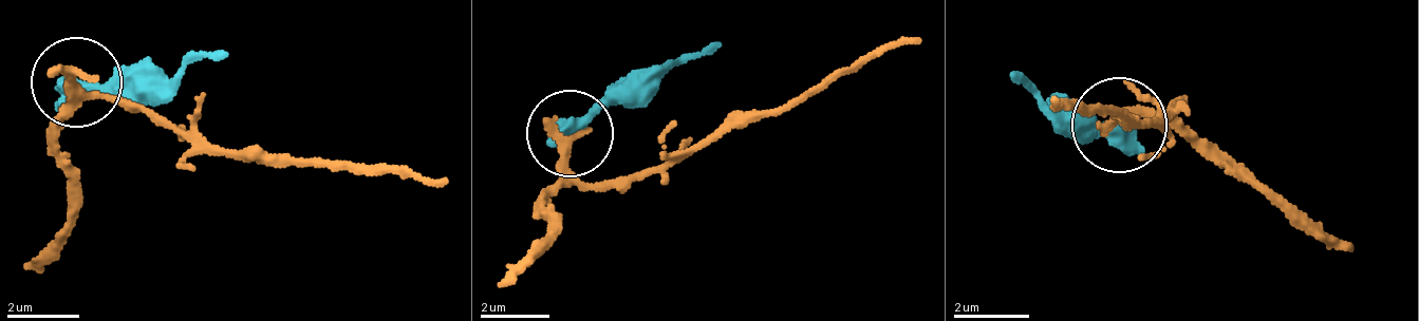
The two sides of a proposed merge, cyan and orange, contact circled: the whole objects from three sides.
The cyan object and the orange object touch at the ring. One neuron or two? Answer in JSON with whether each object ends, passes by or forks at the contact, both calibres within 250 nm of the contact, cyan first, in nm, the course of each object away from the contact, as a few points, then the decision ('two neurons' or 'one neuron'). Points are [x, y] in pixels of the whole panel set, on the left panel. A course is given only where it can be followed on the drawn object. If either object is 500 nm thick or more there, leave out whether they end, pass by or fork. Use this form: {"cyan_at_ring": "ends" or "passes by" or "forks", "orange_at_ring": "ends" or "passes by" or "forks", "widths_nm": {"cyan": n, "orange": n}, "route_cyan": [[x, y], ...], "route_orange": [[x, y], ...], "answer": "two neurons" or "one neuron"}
{"widths_nm": {"cyan": 550, "orange": 320}, "route_cyan": [[74, 80], [161, 69], [178, 77], [229, 57]], "route_orange": [[82, 80], [76, 87], [96, 101], [141, 100], [176, 124], [412, 181], [448, 180]], "answer": "two neurons"}

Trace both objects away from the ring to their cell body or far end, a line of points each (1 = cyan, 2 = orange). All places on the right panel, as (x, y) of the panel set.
1: (1121, 123), (1067, 95), (1047, 106), (1014, 75)
2: (1121, 119), (1177, 114), (1174, 95), (1171, 106), (1058, 111), (1056, 96)

